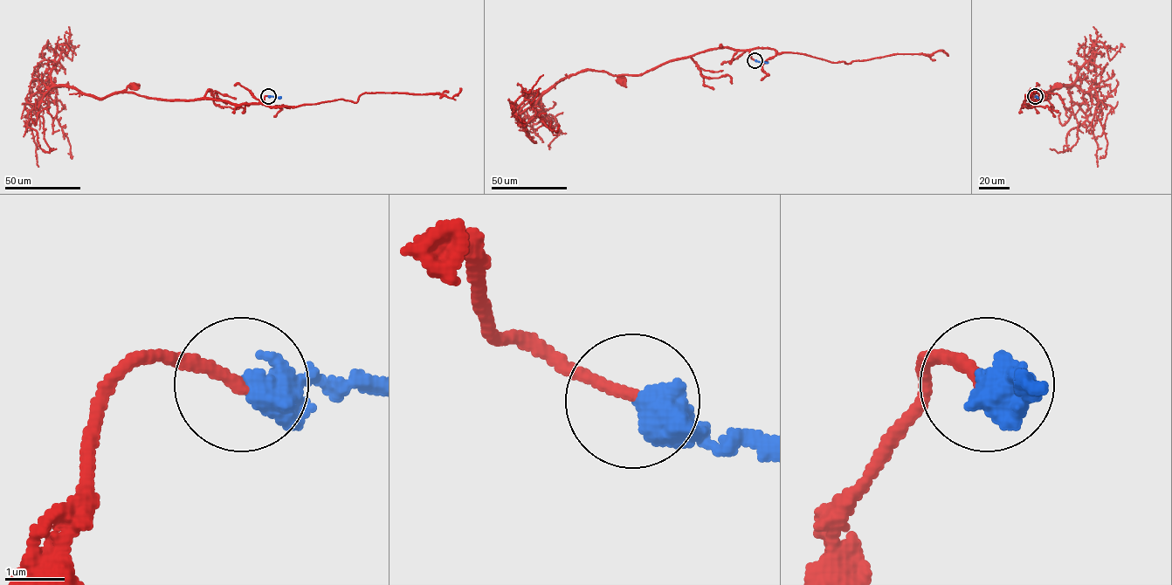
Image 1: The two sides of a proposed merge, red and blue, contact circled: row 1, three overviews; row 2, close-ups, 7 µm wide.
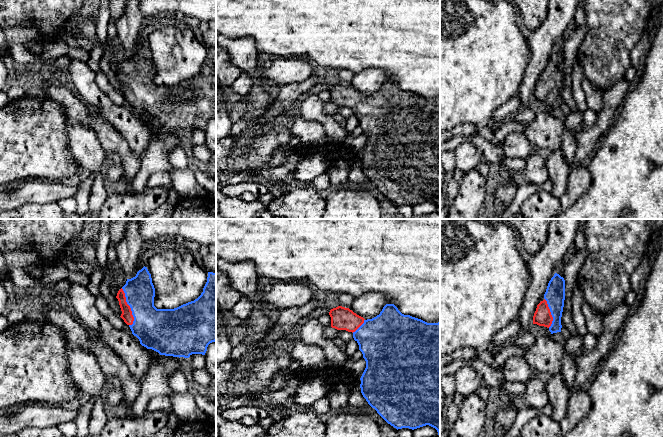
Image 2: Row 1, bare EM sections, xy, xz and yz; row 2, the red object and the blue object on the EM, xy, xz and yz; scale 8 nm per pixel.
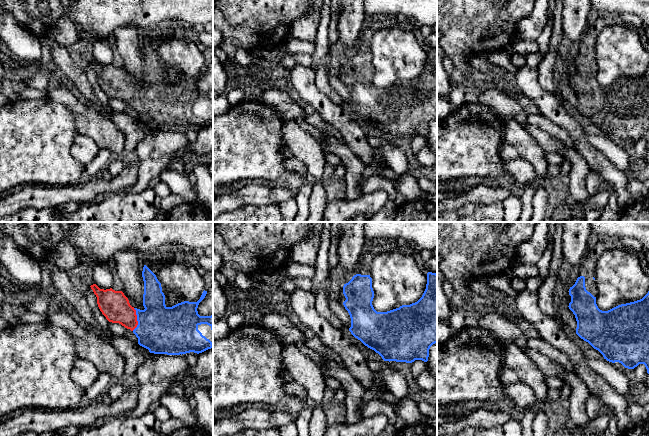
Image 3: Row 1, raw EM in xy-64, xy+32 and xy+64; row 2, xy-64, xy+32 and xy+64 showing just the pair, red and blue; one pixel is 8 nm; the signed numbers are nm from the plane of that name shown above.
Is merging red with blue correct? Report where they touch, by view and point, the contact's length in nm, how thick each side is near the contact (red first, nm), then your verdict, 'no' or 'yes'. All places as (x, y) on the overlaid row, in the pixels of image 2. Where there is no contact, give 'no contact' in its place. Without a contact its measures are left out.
xy (129, 307) | 320 nm | 90/300 nm | yes

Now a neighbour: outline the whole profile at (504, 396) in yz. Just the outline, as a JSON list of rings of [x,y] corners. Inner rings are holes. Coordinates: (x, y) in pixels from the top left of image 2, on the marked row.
[[[502,387],[499,388],[498,392],[500,395],[500,399],[505,406],[509,405],[512,402],[512,399],[510,398],[509,394],[507,393],[507,391],[504,388],[502,388]]]

